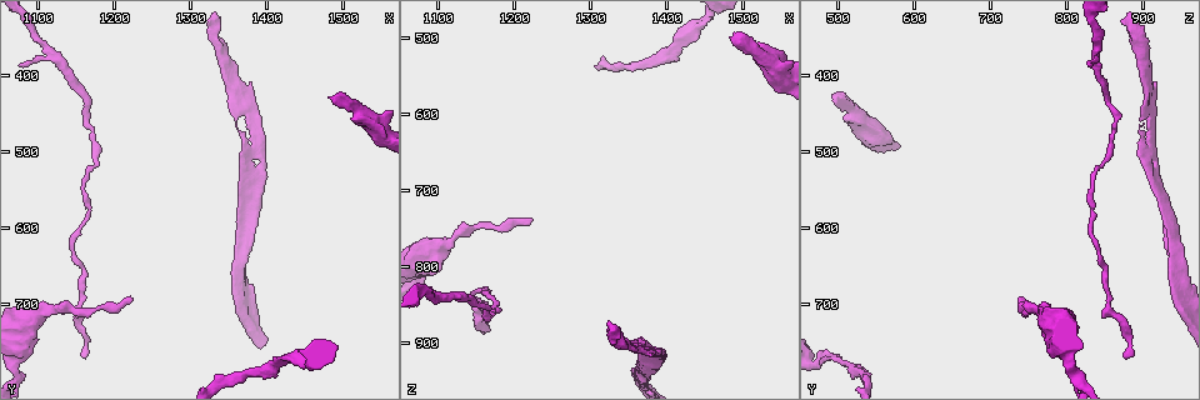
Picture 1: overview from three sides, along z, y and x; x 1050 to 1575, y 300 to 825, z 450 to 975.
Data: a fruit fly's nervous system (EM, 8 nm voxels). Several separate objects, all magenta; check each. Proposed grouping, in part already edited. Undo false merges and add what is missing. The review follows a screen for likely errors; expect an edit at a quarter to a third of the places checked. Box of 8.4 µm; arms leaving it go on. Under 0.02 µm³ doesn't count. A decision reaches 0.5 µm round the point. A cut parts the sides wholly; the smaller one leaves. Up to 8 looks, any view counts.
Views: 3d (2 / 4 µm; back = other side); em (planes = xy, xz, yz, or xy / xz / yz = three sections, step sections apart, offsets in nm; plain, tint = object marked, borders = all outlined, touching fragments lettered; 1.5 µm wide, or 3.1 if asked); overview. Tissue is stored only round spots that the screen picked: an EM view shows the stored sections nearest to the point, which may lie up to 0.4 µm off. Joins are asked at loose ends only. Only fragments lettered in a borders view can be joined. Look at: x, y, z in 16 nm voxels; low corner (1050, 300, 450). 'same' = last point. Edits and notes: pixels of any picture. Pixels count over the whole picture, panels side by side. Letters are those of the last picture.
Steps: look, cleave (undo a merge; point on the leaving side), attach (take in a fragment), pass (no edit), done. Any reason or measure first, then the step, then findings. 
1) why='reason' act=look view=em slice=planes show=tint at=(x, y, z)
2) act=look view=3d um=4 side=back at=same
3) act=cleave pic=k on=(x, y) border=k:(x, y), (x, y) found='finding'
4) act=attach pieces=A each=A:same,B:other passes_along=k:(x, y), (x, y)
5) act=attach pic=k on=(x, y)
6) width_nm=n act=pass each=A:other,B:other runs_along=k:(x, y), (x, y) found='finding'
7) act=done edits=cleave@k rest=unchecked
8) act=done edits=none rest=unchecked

why='free end' act=look view=3d um=2 at=(1165, 765, 875)

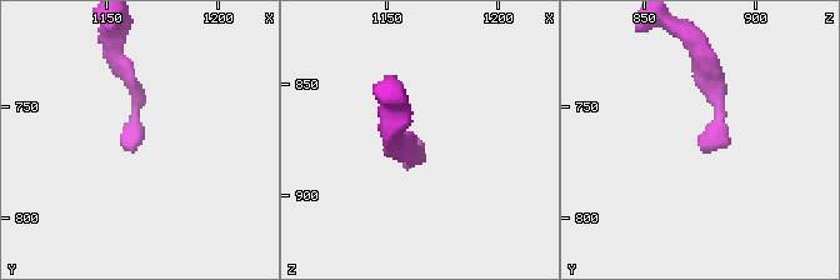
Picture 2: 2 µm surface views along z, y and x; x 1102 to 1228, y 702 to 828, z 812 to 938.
why='need the tissue' act=look view=em slice=yz step=4 show=tint at=(1162, 769, 875)

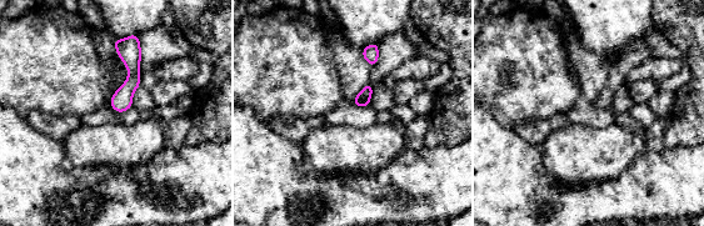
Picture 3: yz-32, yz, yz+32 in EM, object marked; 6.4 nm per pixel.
why='another direction' act=look view=em slice=planes show=borders at=same

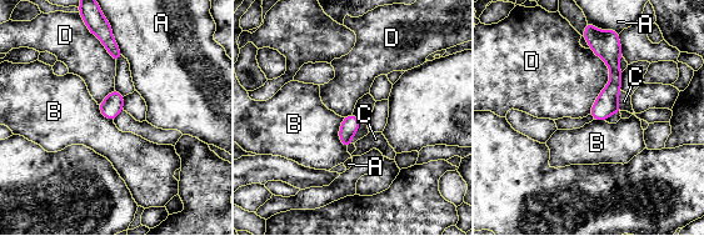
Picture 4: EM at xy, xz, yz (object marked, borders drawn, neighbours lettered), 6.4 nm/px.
act=pass each=A:other,B:other,C:other,D:other runs_along=4:(599, 41), (614, 65), (602, 118) found='none of them fits'

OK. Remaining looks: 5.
why='branch stops here' act=look view=em slice=planes show=borders at=(1225, 695, 740)

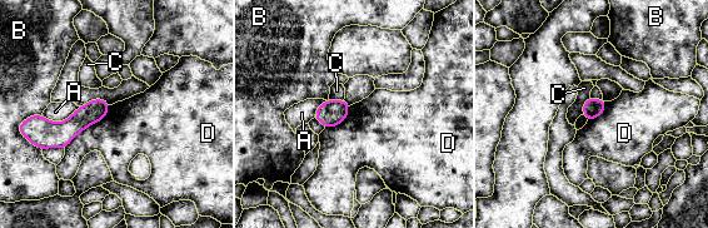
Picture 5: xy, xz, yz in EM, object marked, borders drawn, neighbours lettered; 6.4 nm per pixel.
longest_contact=D:400nm act=pass each=A:other,B:other,C:other,D:other runs_along=5:(105, 105), (84, 115), (46, 143) found='no lettered fragment goes on from it'

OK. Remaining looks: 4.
why='an open end' act=look view=em slice=xy step=8 show=borders at=(1485, 430, 495)

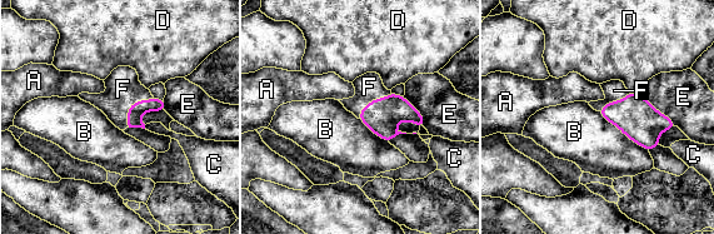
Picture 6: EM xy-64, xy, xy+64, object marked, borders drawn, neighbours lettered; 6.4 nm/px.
act=attach pieces=F each=A:other,B:other,C:other,D:other,E:other,F:same found='the neuron continues'

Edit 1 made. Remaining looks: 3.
act=done edits=attach@6 rest=unchecked

